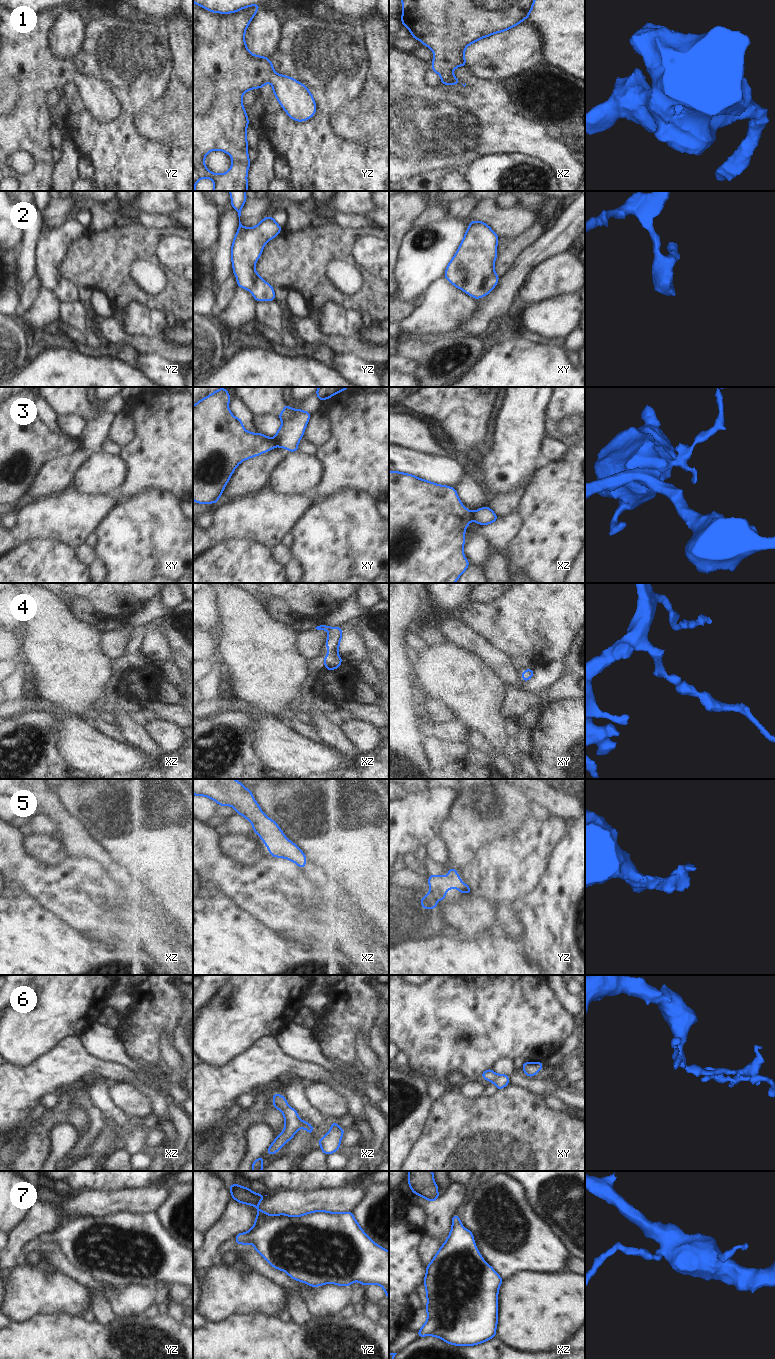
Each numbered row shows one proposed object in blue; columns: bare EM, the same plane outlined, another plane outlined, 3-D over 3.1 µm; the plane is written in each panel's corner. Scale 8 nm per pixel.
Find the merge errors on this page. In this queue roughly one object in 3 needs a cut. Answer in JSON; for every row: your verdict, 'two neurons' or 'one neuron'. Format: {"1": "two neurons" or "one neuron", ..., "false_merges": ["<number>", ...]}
{"1": "one neuron", "2": "one neuron", "3": "two neurons", "4": "one neuron", "5": "one neuron", "6": "one neuron", "7": "one neuron", "false_merges": ["3"]}

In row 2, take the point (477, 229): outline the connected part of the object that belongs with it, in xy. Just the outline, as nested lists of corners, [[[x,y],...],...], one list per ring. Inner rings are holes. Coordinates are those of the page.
[[[471,221],[444,277],[474,299],[489,294],[499,276],[494,271],[498,235],[484,222]]]

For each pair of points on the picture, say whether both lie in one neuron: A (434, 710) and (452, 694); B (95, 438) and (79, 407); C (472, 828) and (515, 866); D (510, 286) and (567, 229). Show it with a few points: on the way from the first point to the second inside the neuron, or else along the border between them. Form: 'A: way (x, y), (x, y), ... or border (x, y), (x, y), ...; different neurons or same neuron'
A: border (428, 698), (440, 699), (451, 710), (456, 719); different neurons
B: way (95, 430), (95, 422), (87, 414); same neuron
C: border (506, 827), (497, 836), (482, 844), (471, 858); different neurons
D: way (519, 270), (541, 248), (551, 241); same neuron

